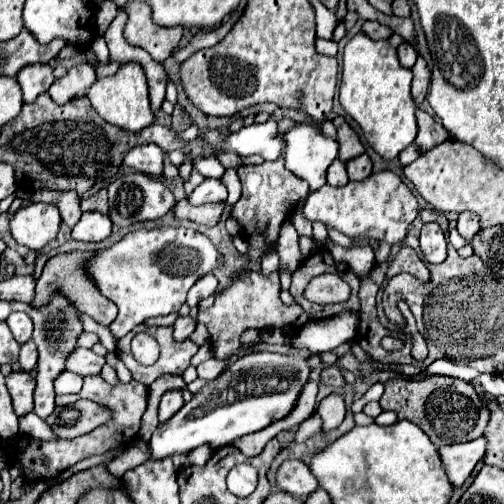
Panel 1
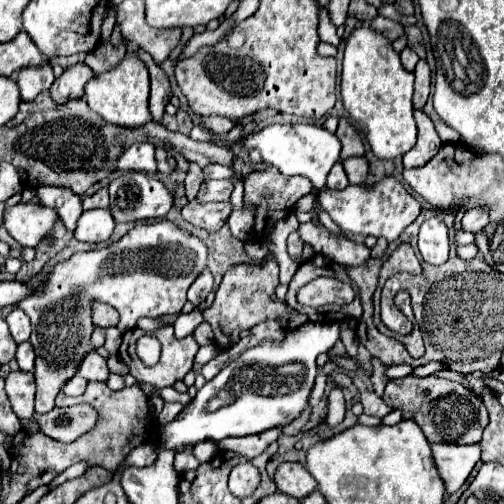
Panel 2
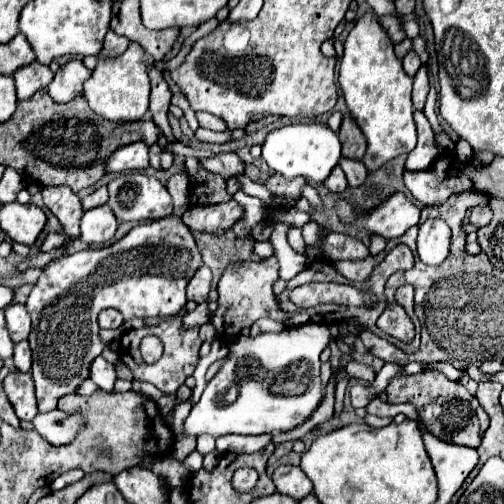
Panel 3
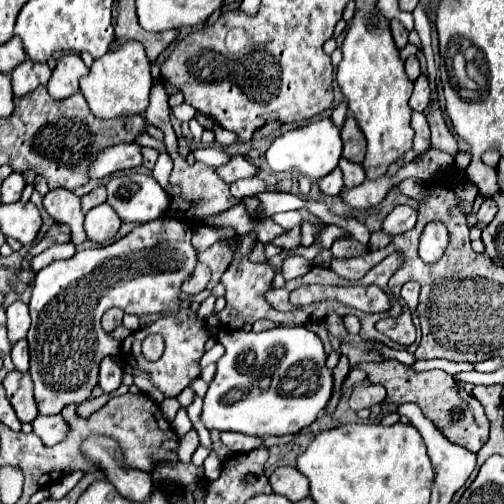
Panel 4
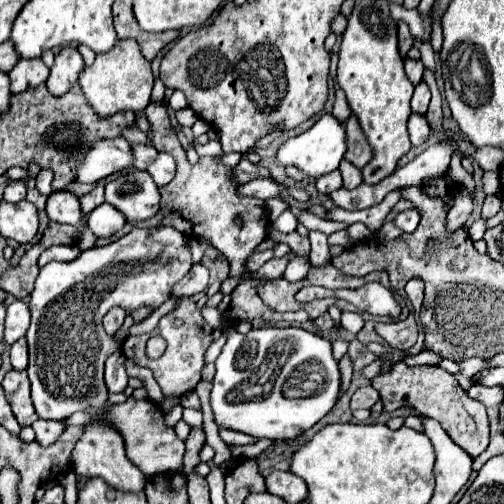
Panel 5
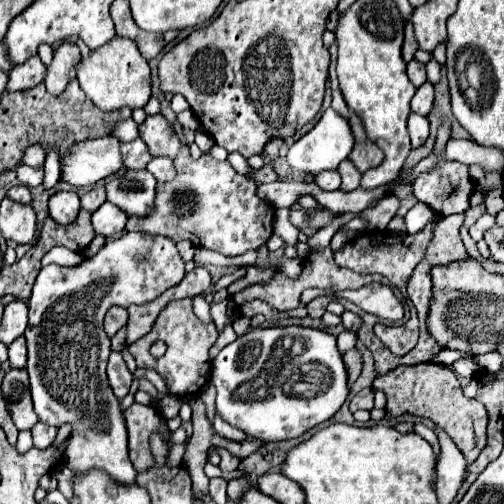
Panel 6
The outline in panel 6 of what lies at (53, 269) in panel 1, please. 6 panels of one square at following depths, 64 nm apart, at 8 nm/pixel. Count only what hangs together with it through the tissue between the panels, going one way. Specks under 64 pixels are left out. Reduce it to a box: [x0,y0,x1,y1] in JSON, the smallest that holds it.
[104,306,128,338]

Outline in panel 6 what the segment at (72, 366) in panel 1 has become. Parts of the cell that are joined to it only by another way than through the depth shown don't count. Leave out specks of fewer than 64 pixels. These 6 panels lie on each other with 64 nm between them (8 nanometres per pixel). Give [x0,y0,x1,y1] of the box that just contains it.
[108,352,134,398]

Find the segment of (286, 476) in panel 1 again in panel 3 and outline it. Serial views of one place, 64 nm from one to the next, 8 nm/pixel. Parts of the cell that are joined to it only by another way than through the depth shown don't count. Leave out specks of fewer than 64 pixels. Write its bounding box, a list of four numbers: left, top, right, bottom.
[272,466,312,500]

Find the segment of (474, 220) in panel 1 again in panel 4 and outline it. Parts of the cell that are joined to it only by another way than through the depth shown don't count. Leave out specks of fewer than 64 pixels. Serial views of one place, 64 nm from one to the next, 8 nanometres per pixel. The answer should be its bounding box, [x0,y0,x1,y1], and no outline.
[478,198,498,224]

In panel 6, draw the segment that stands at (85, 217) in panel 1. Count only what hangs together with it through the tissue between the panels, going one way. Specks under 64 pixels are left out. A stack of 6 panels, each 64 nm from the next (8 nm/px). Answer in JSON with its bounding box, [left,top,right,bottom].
[92,202,128,236]

